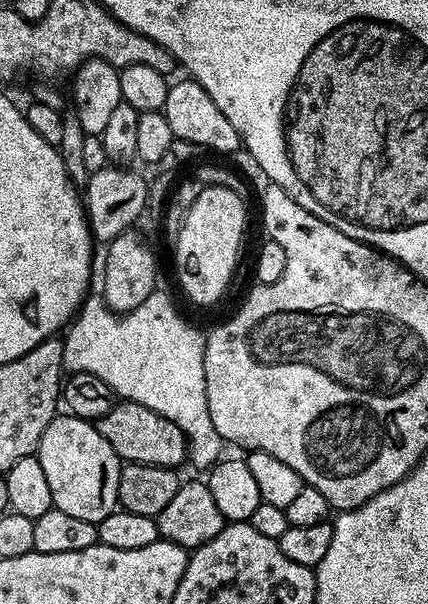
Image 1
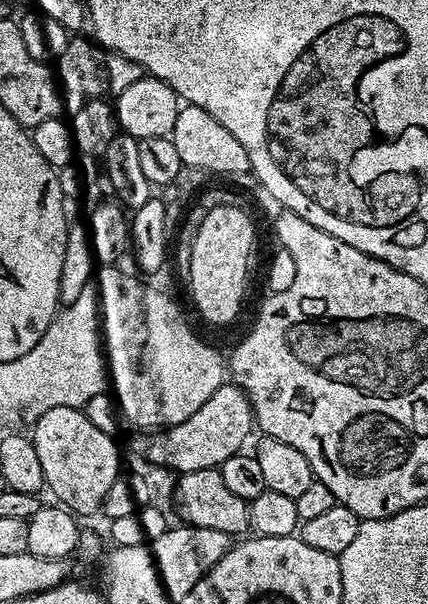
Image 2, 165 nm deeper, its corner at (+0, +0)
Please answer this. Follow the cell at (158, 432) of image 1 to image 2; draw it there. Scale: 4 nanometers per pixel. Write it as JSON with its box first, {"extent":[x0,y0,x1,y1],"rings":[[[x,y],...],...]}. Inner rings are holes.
{"extent":[136,382,254,474],"rings":[[[225,382],[218,390],[214,390],[214,394],[210,394],[210,398],[206,398],[206,402],[202,402],[202,406],[196,413],[186,418],[186,422],[178,422],[163,430],[152,430],[147,434],[140,434],[136,440],[136,452],[142,459],[149,460],[160,468],[173,468],[176,474],[219,468],[222,462],[226,462],[226,458],[237,455],[243,449],[240,447],[247,442],[251,432],[254,432],[254,417],[248,395],[235,382]]]}

